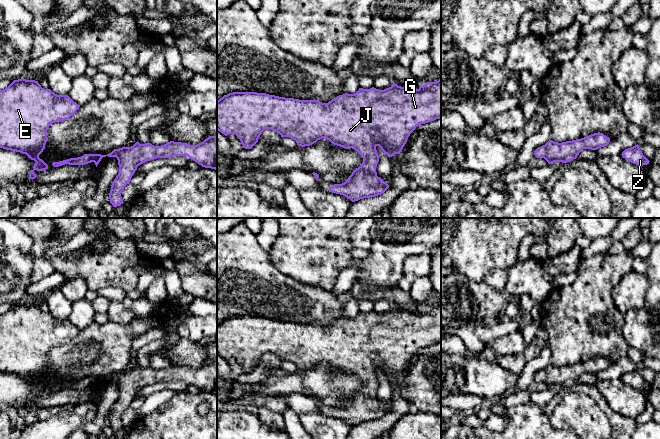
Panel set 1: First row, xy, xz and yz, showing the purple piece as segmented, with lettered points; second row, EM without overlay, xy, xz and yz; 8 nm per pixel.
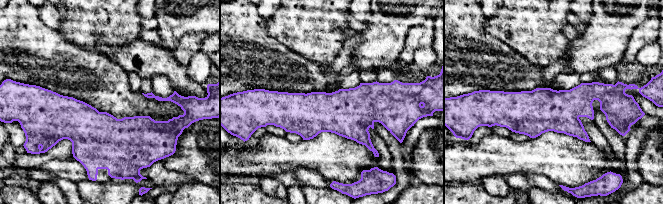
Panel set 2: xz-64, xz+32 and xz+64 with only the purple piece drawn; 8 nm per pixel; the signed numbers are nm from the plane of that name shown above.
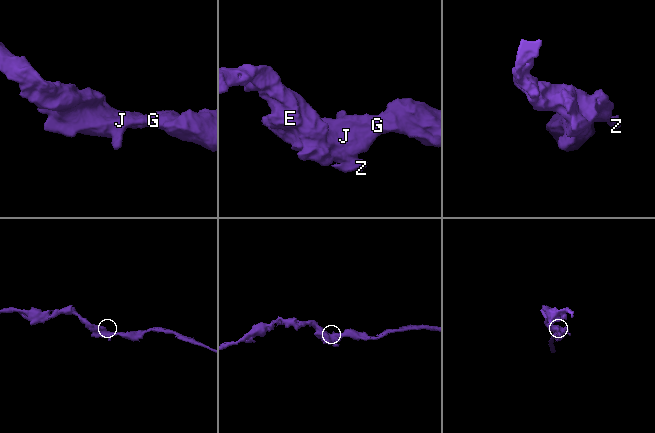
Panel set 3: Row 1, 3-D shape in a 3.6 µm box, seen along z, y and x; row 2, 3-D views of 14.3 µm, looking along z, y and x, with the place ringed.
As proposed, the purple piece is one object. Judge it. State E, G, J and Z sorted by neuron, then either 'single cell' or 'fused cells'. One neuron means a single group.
E G J Z | single cell

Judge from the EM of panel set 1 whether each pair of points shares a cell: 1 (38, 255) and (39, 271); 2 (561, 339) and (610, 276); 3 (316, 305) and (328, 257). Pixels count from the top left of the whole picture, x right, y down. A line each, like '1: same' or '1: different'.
1: same
2: same
3: different

